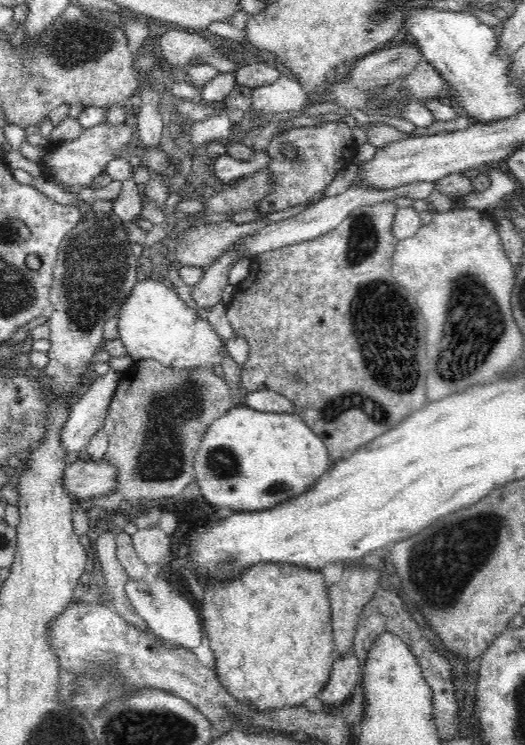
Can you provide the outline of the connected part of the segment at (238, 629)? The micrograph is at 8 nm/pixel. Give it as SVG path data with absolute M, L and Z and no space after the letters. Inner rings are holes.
M260 562L230 584L206 586L201 623L215 656L215 673L221 685L242 706L258 712L315 704L318 694L330 680L336 655L331 614L329 590L322 571L285 562Z

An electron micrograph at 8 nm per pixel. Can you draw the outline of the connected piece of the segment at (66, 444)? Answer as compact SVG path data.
M110 368L104 376L91 376L88 392L70 408L61 430L61 444L68 454L82 452L94 433L104 426L121 374L122 371L116 373Z

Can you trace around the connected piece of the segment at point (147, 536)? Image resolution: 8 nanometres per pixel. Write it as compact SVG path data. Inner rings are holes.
M158 526L137 529L133 547L147 565L156 564L171 550L171 537Z

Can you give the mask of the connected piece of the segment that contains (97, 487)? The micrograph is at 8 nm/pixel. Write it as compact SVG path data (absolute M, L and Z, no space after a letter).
M100 458L98 462L78 459L64 469L63 485L67 494L77 501L100 498L115 489L117 474L117 468L106 462L105 458Z

